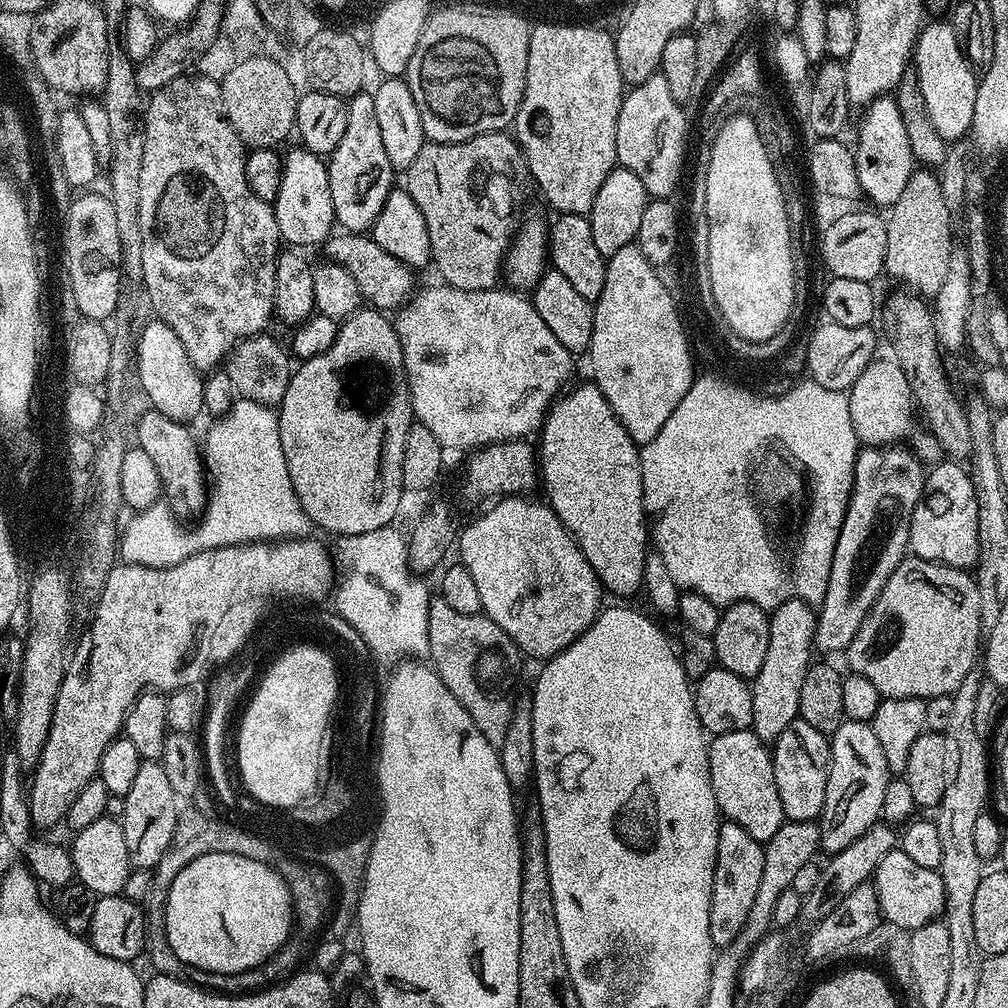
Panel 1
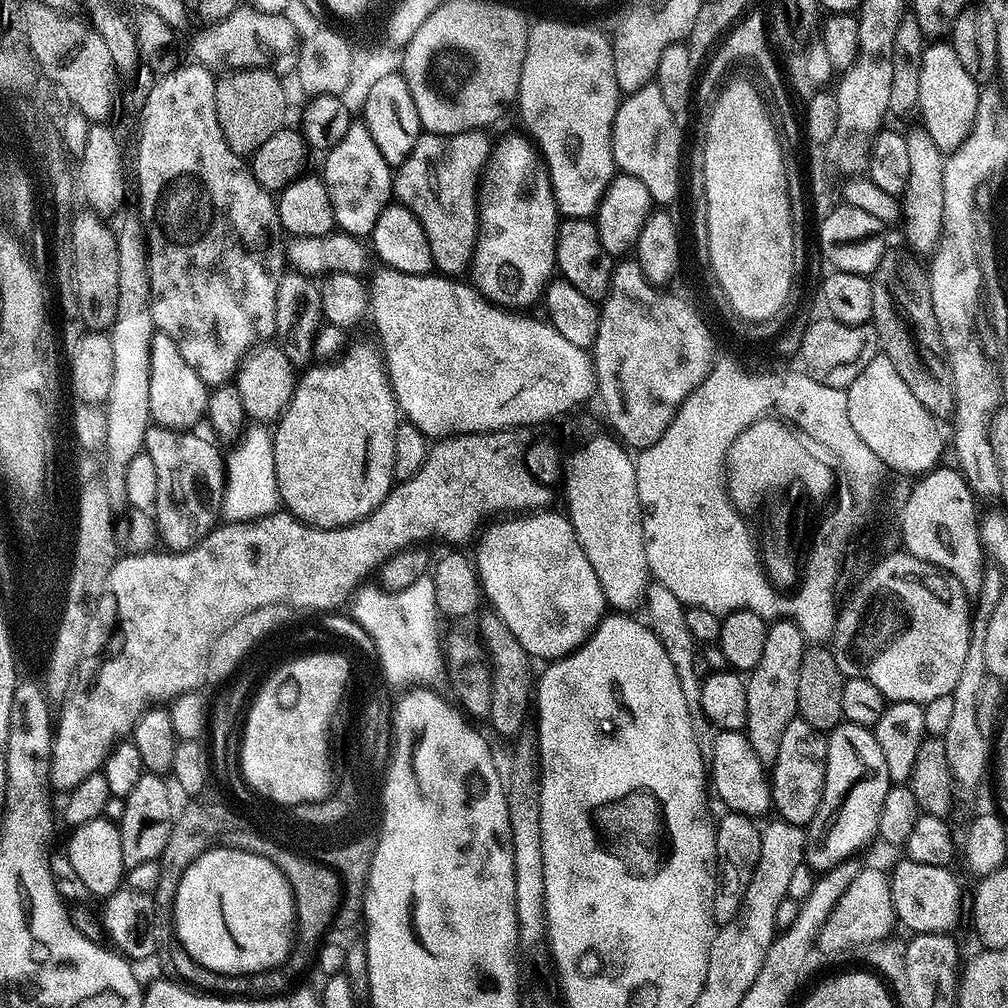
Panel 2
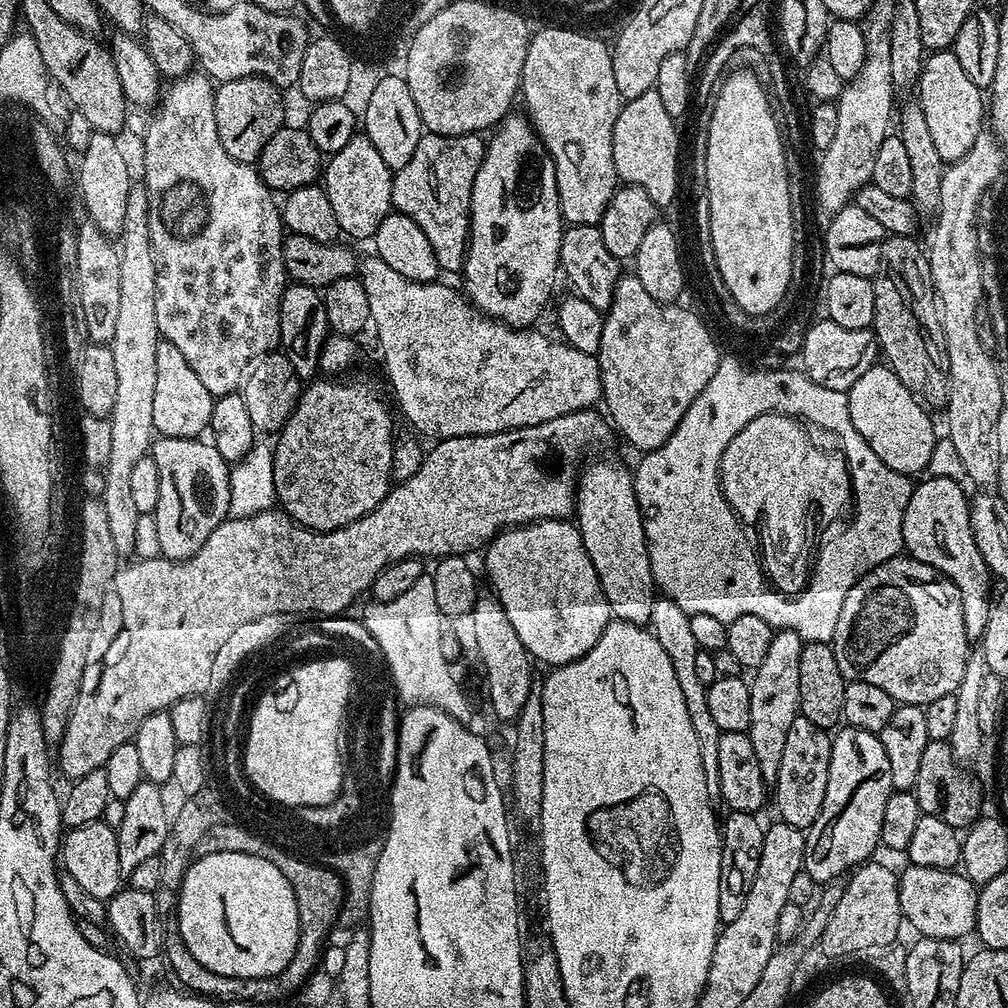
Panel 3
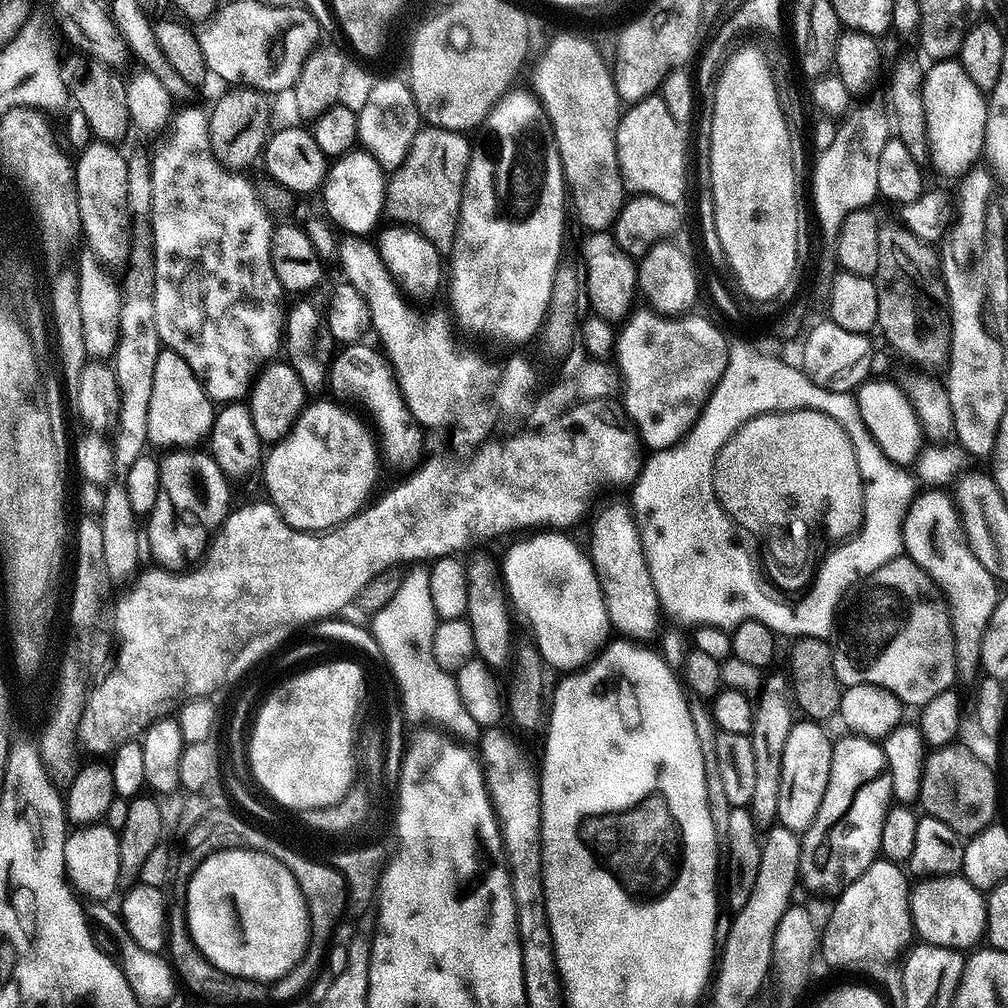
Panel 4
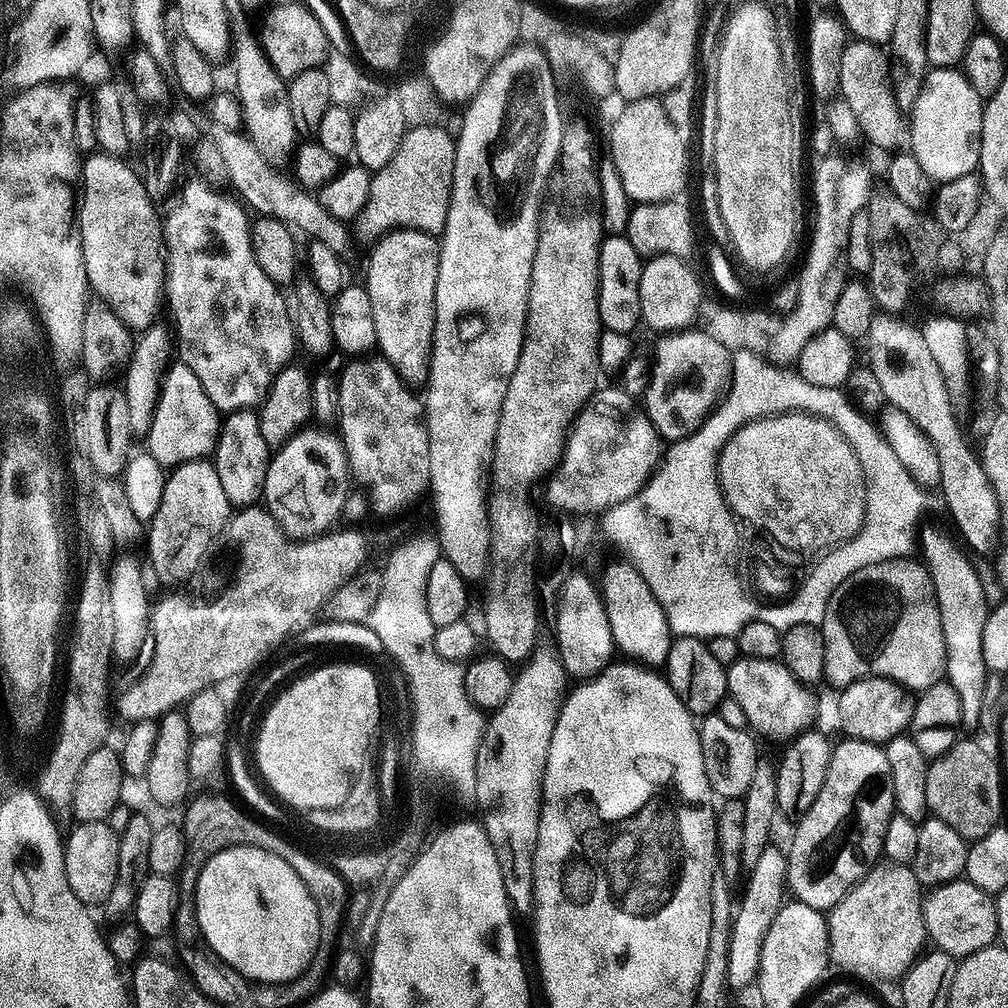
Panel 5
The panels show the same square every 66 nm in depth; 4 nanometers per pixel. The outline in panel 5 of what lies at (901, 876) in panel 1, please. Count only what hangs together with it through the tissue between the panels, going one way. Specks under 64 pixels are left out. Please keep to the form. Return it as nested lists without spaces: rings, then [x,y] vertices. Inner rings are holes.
[[[967,878],[951,880],[931,889],[923,897],[924,929],[939,951],[957,958],[993,947],[996,934],[996,902],[989,893],[978,890]]]

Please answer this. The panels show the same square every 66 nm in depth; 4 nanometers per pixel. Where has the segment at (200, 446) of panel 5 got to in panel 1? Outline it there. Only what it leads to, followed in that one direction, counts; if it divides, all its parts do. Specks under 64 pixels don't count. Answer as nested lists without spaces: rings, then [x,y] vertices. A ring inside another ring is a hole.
[[[158,318],[152,321],[135,337],[134,340],[134,376],[140,379],[140,388],[148,395],[148,400],[155,411],[166,414],[166,418],[181,422],[192,422],[202,412],[202,390],[204,376],[190,362],[186,346],[182,346],[178,334],[166,322]]]

